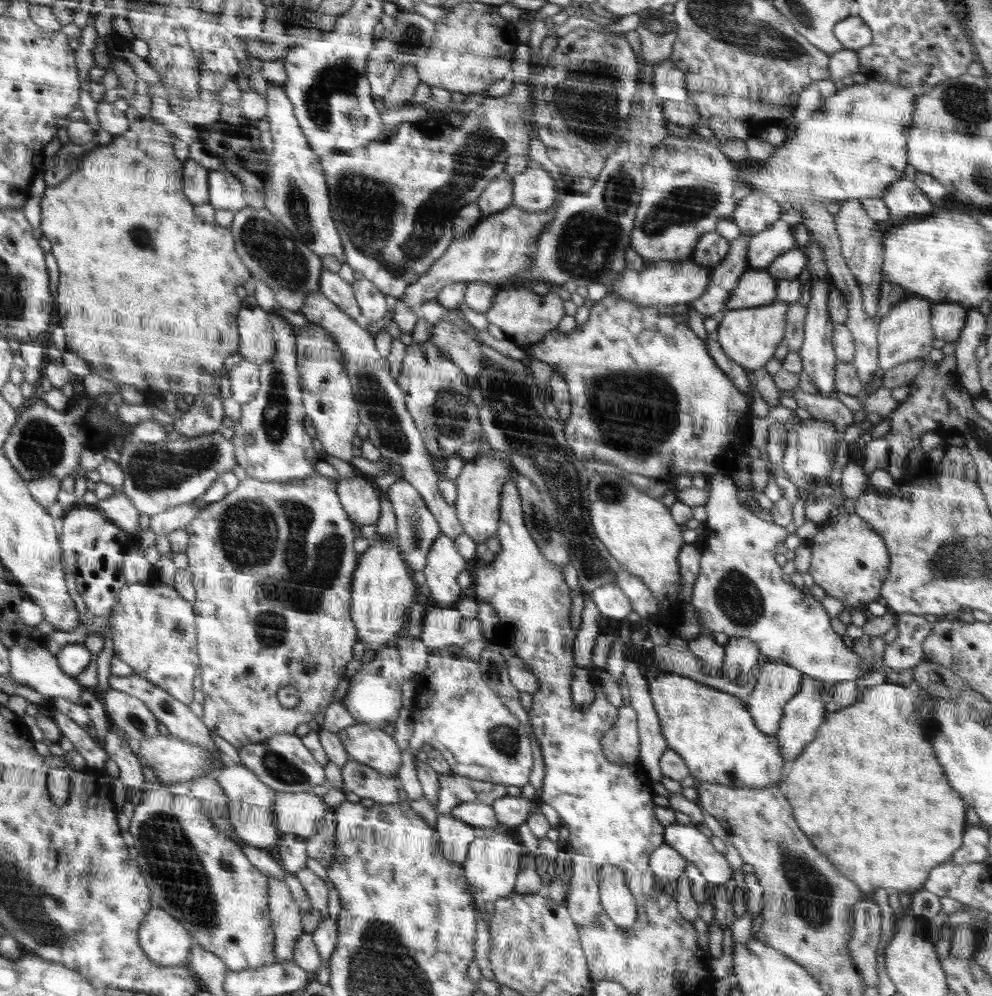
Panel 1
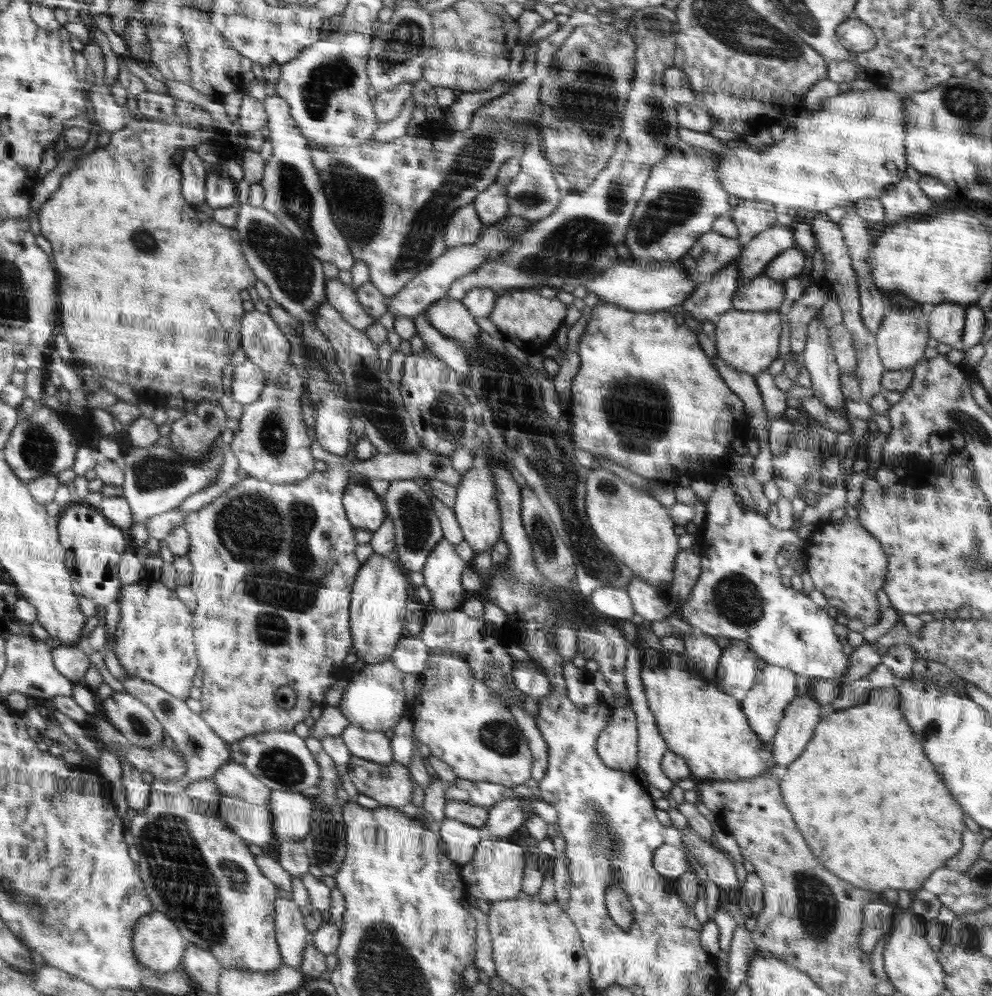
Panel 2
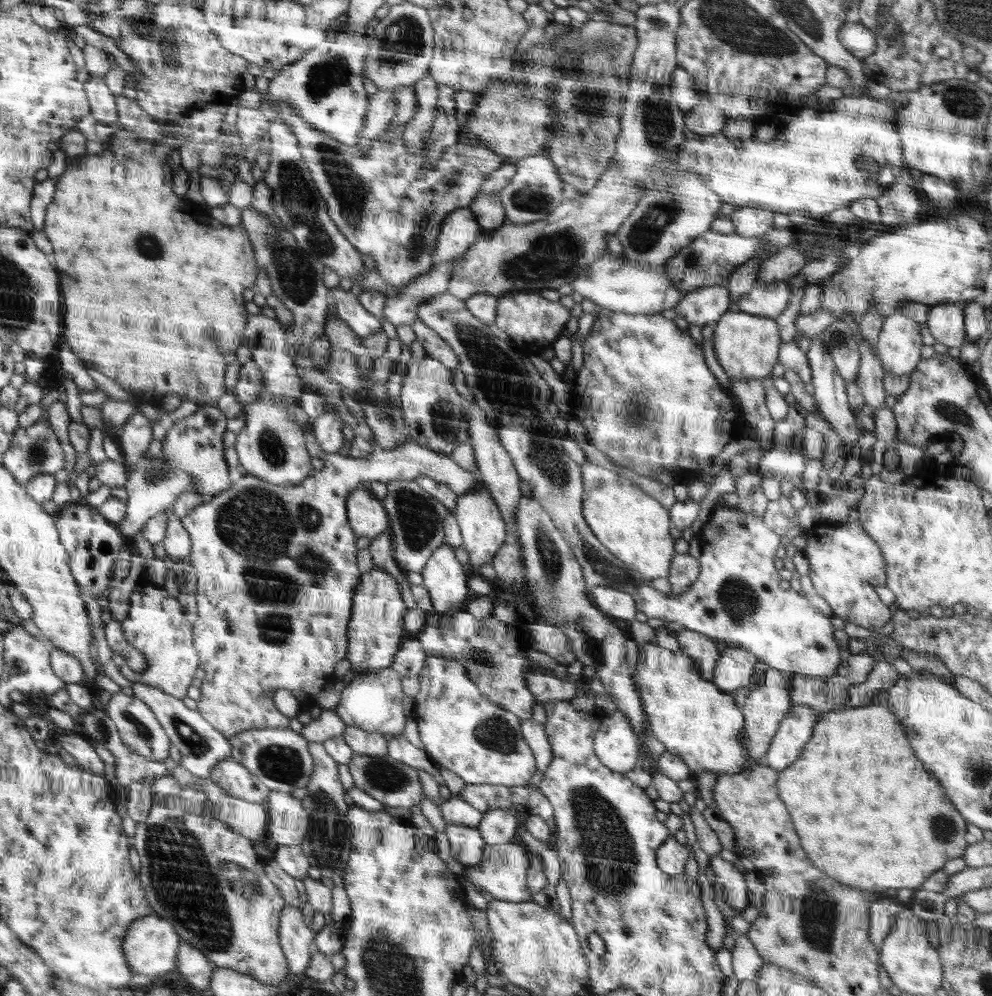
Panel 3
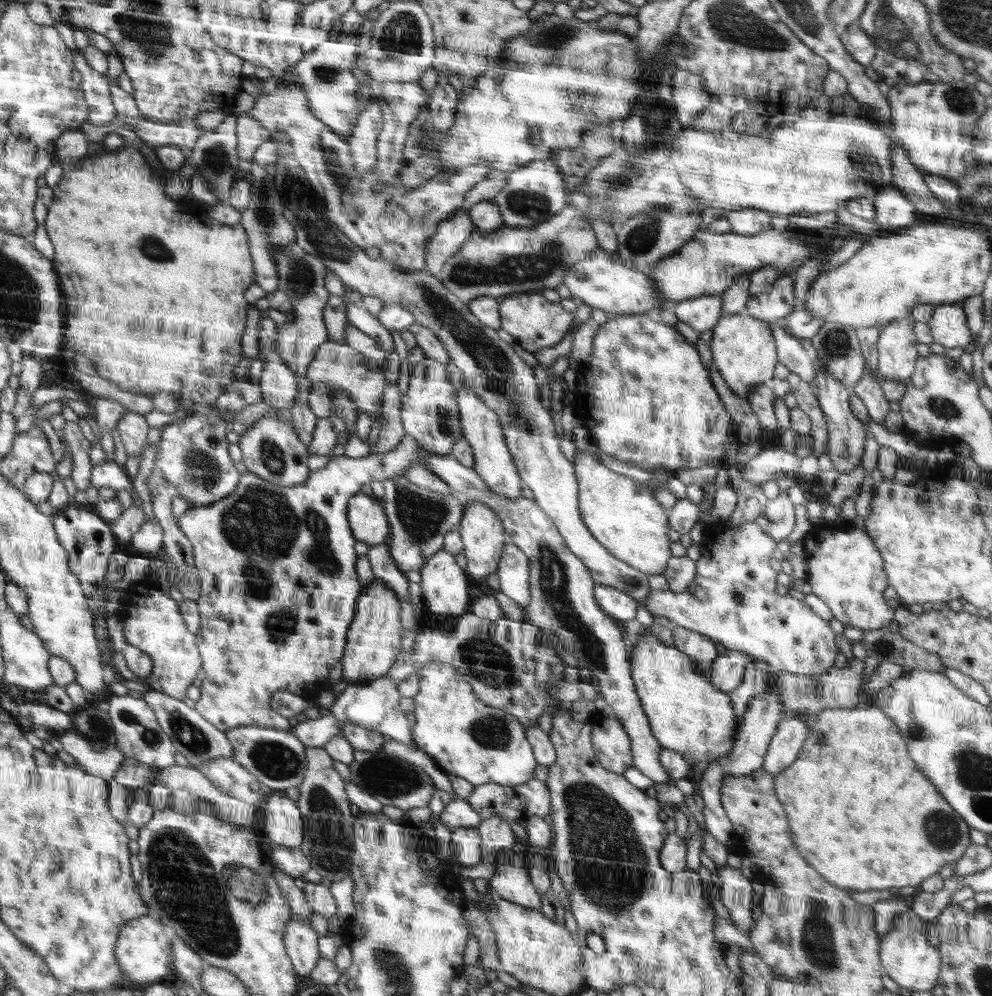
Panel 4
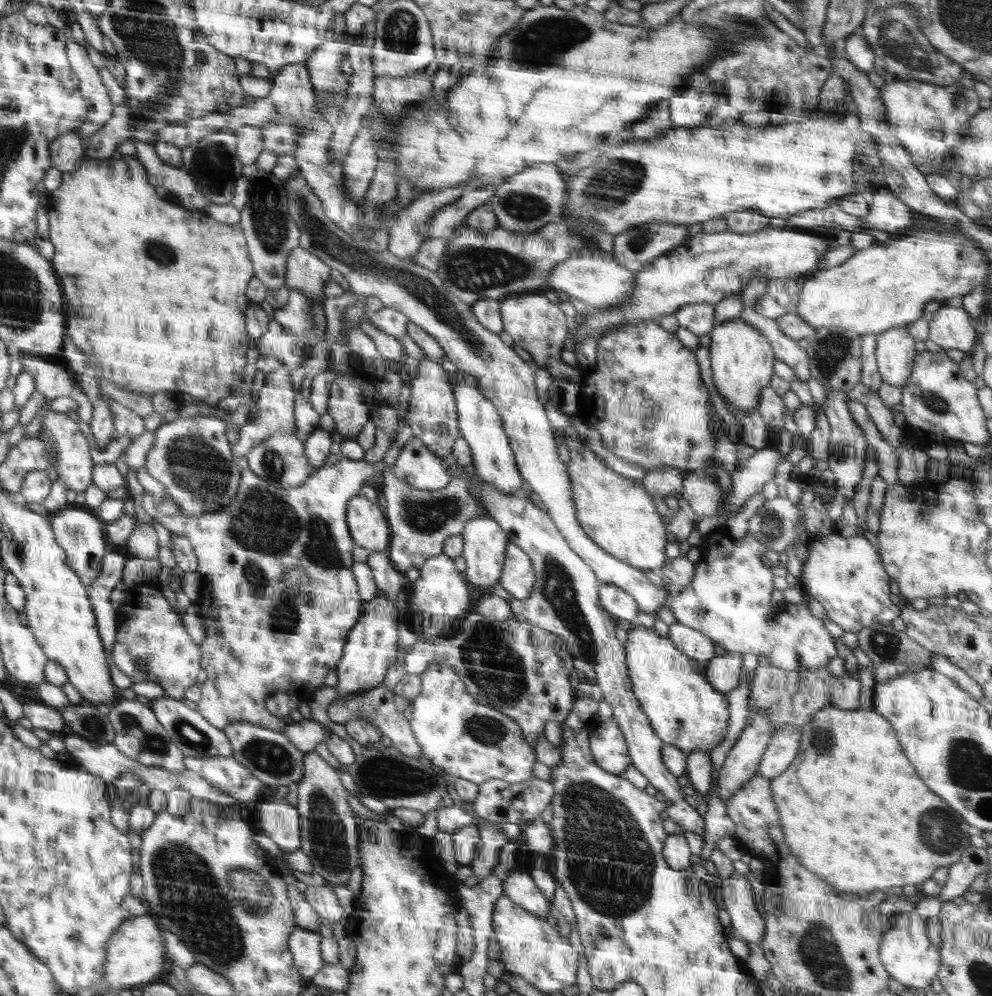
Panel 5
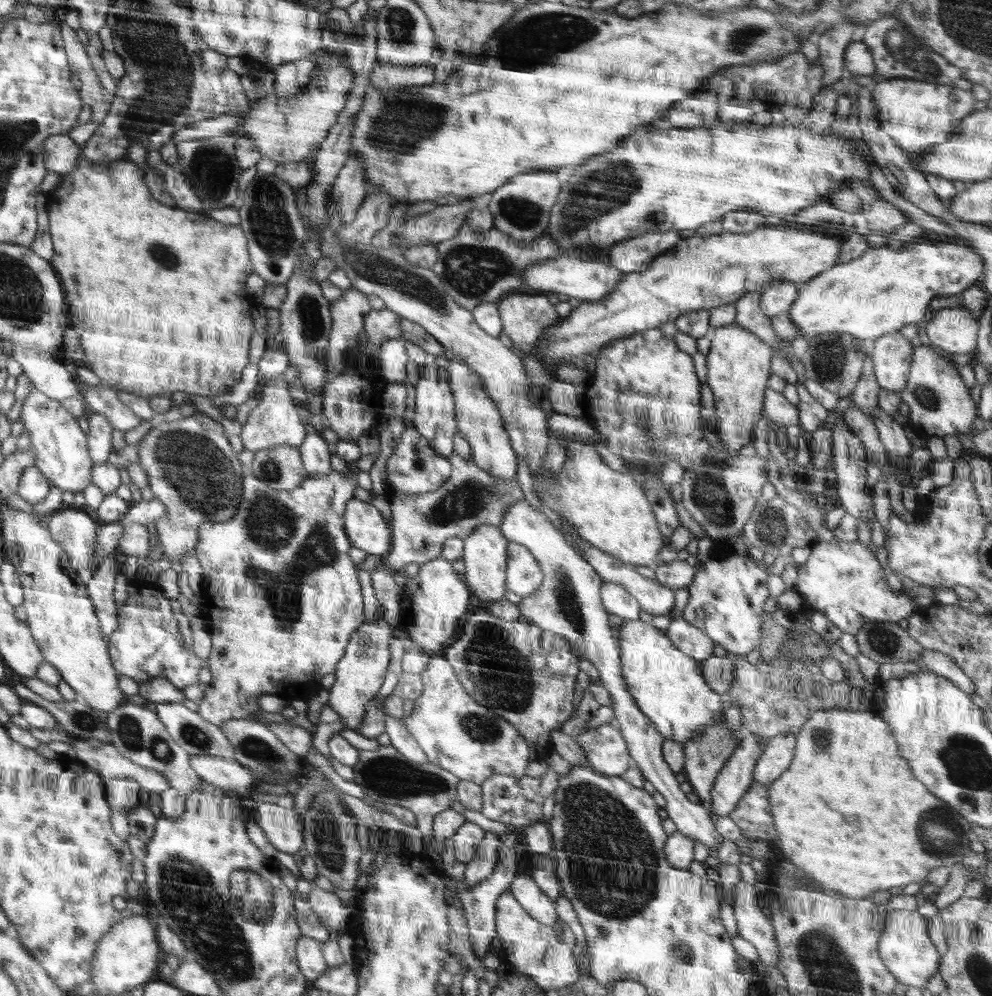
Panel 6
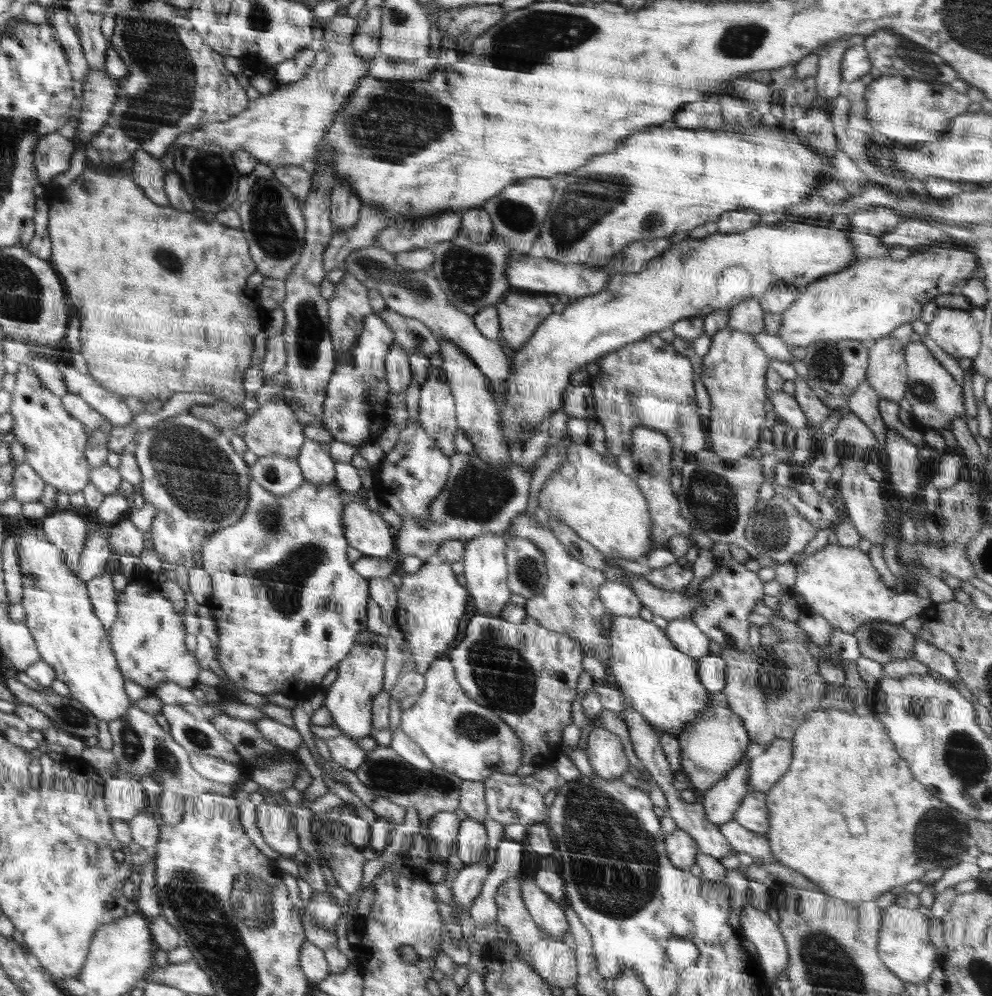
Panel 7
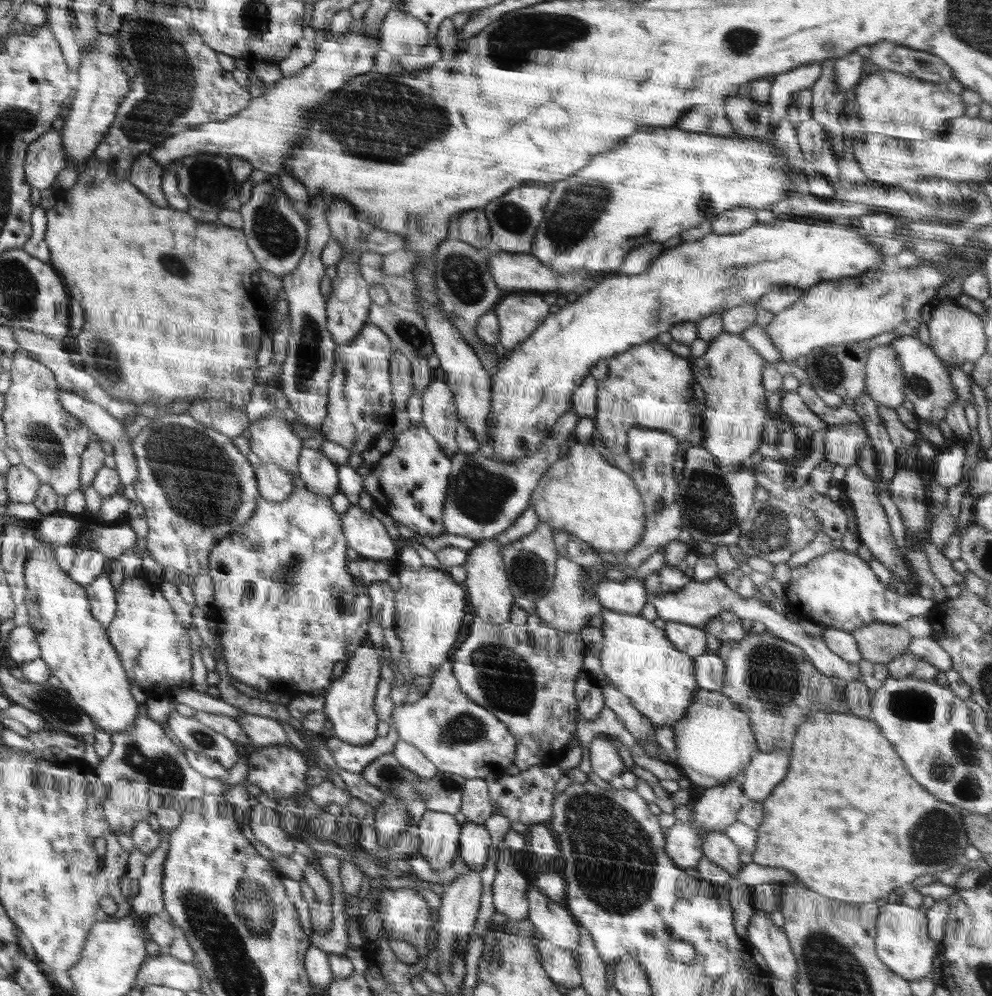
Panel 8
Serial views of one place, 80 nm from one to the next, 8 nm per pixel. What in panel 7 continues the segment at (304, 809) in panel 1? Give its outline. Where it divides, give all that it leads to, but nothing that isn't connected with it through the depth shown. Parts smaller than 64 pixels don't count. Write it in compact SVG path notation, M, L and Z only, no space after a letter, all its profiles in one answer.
M264 803L255 807L257 814L256 826L260 829L268 846L284 856L297 854L299 847L298 833L295 829L295 819L290 812L278 804Z

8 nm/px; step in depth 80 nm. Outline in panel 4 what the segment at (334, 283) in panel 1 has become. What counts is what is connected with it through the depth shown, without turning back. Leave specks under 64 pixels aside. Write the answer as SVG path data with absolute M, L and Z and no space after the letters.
M348 303L346 306L346 318L348 324L371 336L385 350L387 354L394 352L394 341L388 330L372 313L369 313L361 305Z

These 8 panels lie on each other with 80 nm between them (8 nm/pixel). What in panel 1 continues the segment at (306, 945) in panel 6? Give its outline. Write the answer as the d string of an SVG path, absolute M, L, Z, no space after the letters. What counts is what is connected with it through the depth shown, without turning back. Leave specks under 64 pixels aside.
M272 877L268 881L267 901L270 921L274 924L276 959L294 961L296 942L305 932L299 905L287 883Z

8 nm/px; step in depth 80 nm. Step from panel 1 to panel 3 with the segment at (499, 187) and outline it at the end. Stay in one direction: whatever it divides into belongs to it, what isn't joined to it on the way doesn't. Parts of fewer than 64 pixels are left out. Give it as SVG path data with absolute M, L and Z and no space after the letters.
M484 194L469 204L476 222L482 230L493 231L506 223L504 207L497 194Z

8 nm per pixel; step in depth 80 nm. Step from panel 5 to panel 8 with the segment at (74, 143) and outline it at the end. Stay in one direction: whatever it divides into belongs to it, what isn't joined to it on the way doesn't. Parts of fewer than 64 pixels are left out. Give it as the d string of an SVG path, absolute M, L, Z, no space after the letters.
M60 128L39 137L28 148L24 174L28 186L39 191L54 187L58 174L66 167L66 154Z

